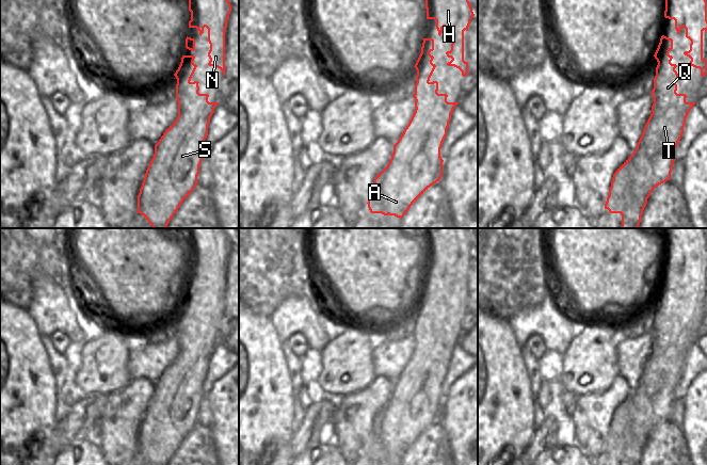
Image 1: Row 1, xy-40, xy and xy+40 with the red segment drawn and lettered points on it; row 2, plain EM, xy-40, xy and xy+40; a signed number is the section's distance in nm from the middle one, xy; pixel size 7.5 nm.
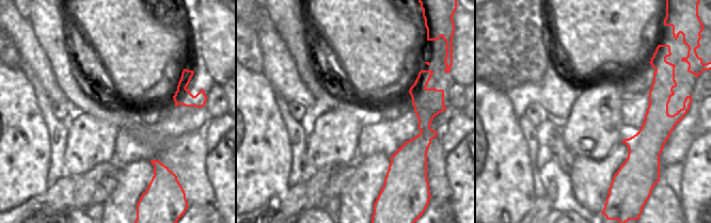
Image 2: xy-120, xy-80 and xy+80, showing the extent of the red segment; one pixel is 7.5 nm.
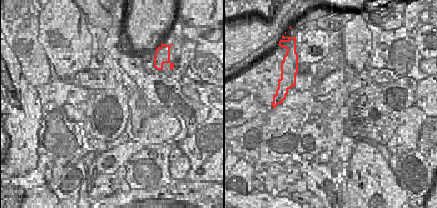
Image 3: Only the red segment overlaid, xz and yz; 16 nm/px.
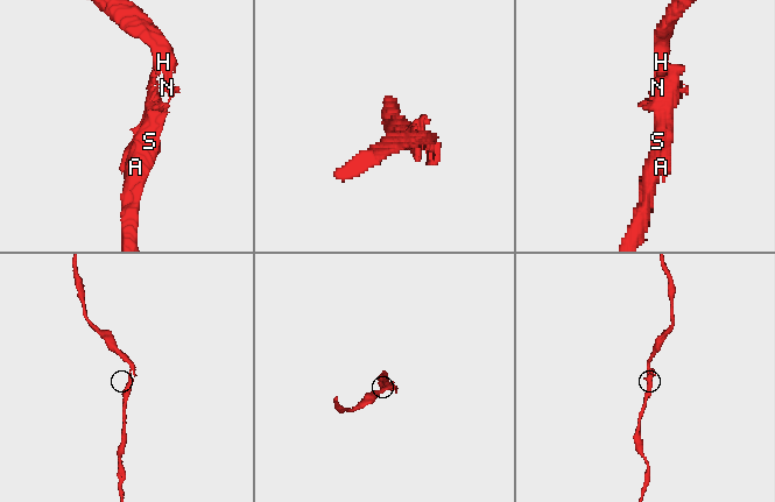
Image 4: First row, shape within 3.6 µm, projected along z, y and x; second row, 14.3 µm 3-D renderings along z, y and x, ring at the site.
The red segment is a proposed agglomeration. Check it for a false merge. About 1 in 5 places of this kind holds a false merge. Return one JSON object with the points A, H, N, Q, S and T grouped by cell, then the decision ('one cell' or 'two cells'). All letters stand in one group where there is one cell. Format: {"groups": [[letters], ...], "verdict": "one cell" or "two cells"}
{"groups": [["A", "H", "N", "Q", "S", "T"]], "verdict": "one cell"}

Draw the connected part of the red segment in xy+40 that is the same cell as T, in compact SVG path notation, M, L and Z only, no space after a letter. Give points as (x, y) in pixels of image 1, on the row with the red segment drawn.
M664 35L661 36L658 48L654 54L658 62L656 67L656 76L654 78L654 89L652 91L652 97L654 103L652 106L652 114L643 129L643 133L637 144L637 148L613 174L611 180L611 187L609 189L609 195L605 204L605 209L608 209L610 213L622 214L622 228L638 228L641 223L641 217L643 210L647 204L652 191L659 185L671 179L671 172L673 170L673 163L675 161L675 148L684 133L684 127L686 125L686 117L695 102L687 102L686 94L677 94L676 81L679 78L675 68L676 64L672 64L672 55L669 51L673 49L673 39Z

